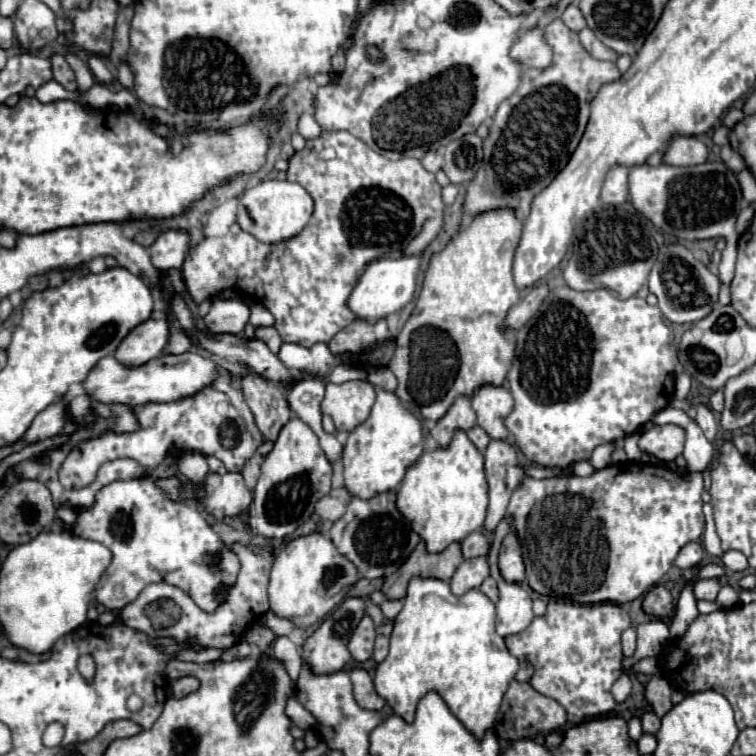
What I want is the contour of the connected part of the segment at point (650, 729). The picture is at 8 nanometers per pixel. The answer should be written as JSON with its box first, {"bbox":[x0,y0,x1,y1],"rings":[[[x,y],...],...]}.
{"bbox":[641,711,661,733],"rings":[[[647,711],[643,717],[641,717],[641,723],[643,723],[643,731],[645,733],[657,733],[659,727],[661,727],[661,719],[653,713],[653,711]]]}

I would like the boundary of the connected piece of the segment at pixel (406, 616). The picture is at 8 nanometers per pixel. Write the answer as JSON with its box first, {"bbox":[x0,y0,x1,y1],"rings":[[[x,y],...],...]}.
{"bbox":[375,577,519,737],"rings":[[[413,577],[401,613],[395,617],[391,649],[375,671],[377,693],[393,707],[395,715],[413,721],[417,703],[429,691],[437,691],[455,717],[477,737],[493,727],[501,699],[519,669],[503,641],[495,633],[495,605],[479,589],[453,595],[447,581]]]}

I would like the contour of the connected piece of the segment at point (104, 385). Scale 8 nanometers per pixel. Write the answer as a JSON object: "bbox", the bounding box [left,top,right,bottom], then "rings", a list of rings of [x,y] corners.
{"bbox":[83,351,229,407],"rings":[[[187,351],[183,355],[161,355],[141,367],[131,367],[131,369],[117,363],[115,357],[105,357],[97,363],[97,367],[93,367],[89,377],[83,381],[83,387],[93,401],[123,403],[129,407],[137,407],[149,401],[165,403],[165,401],[177,401],[177,399],[189,397],[201,391],[203,387],[211,385],[213,379],[223,373],[229,373],[229,371],[219,369],[215,363],[199,357],[193,351]]]}

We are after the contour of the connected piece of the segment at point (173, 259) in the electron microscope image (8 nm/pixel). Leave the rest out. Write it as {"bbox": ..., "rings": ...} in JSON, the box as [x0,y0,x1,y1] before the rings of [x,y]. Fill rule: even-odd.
{"bbox":[149,229,191,271],"rings":[[[185,229],[165,231],[149,247],[149,255],[151,255],[153,265],[163,271],[173,269],[173,267],[181,267],[185,255],[187,255],[187,249],[189,249],[189,241],[191,241],[191,235]]]}

